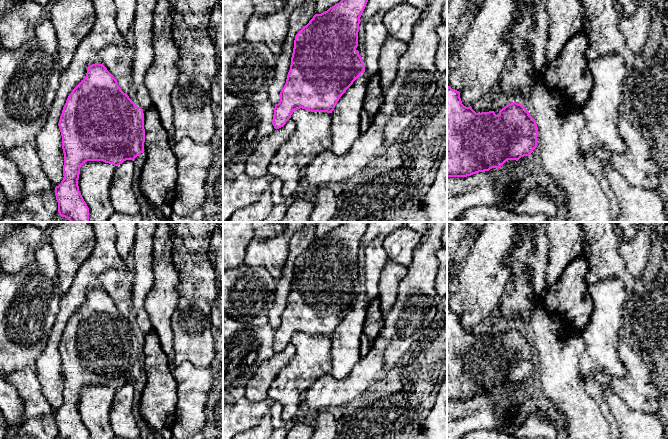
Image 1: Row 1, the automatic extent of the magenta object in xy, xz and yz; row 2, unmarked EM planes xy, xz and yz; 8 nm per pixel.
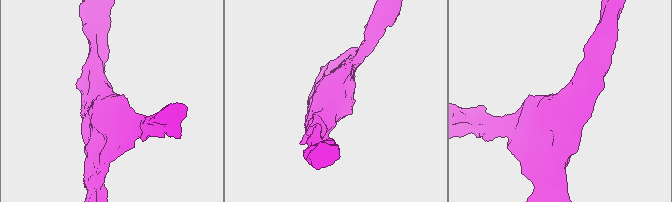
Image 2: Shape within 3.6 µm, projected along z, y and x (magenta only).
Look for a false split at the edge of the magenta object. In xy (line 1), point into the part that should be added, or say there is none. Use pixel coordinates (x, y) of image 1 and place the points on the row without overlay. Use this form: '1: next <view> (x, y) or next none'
1: next none

